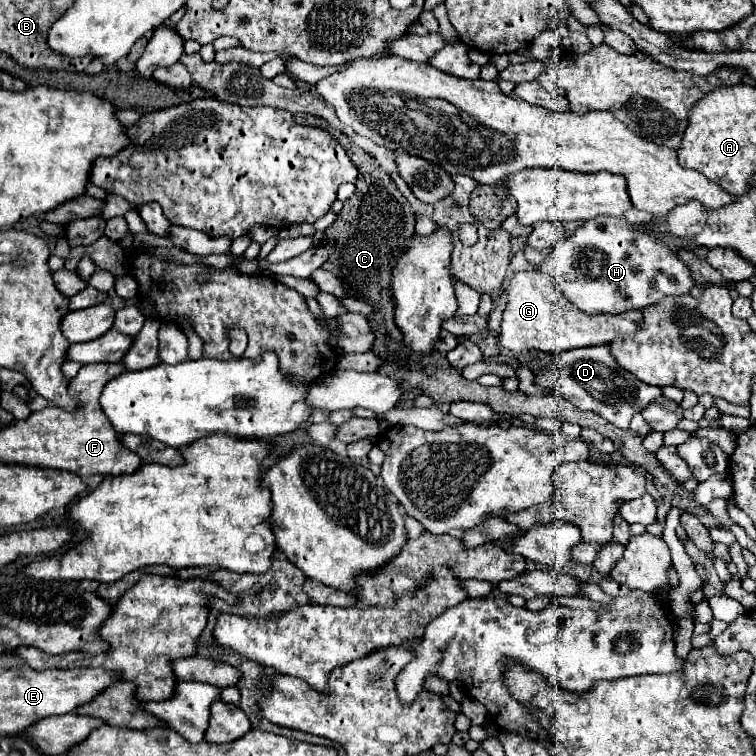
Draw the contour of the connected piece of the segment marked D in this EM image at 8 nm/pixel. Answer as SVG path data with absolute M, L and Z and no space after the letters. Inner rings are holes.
M606 345L572 349L556 361L552 361L552 357L548 355L538 355L532 357L530 369L536 371L534 381L540 387L552 387L556 391L562 391L562 397L572 405L584 411L594 411L620 429L628 429L630 419L662 395L660 387L644 385L644 381L632 377L632 373L624 373L624 369L616 365L616 359Z

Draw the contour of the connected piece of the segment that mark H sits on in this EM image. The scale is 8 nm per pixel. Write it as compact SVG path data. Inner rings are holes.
M596 217L584 223L572 237L552 247L540 271L548 273L564 297L588 315L644 309L668 295L688 295L696 285L690 267L678 259L676 251L624 217Z

